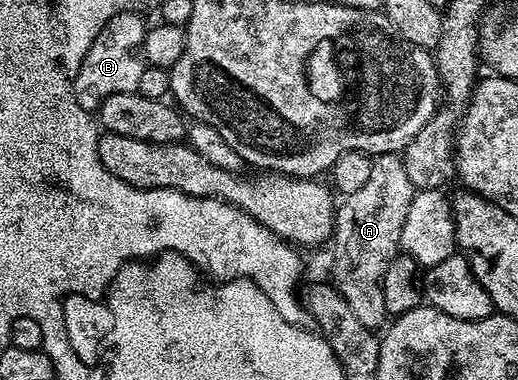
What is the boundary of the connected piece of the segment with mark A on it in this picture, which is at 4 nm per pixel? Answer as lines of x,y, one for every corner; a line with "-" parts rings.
399,153
377,154
372,160
370,180
366,180
366,185
358,188
358,192
347,195
341,201
344,203
336,206
336,247
332,250
330,281
342,300
350,304
350,312
354,312
367,330
373,332
379,331
385,325
384,318
389,317
382,300
380,282
400,250
402,224
406,224
406,212
410,212
413,193
414,187
406,176
403,157

